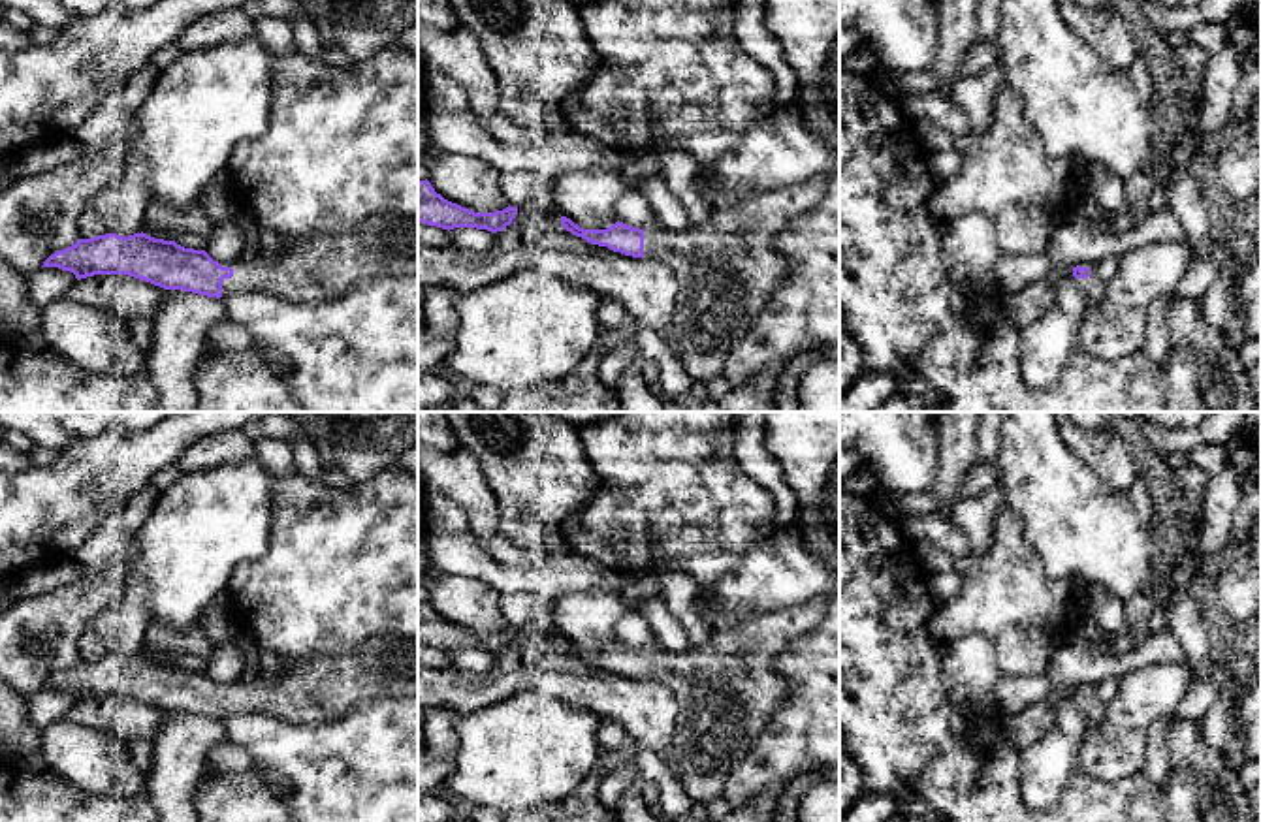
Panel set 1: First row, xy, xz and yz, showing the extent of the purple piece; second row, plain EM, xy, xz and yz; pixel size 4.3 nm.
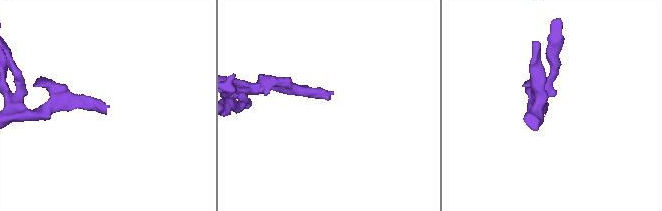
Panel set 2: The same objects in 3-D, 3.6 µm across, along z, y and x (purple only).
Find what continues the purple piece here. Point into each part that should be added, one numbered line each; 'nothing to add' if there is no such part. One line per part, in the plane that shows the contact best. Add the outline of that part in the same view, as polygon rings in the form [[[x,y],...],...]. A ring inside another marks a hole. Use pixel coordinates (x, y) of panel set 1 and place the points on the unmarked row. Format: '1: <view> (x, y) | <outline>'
1: xy (319, 689) | [[[380,636],[367,641],[363,647],[335,656],[314,655],[303,660],[290,660],[279,656],[277,662],[280,668],[279,679],[271,679],[267,673],[260,670],[260,673],[248,683],[237,681],[233,685],[220,685],[222,688],[233,690],[233,698],[222,702],[222,717],[235,713],[263,713],[286,720],[290,724],[312,726],[346,715],[361,700],[371,700],[378,696],[391,696],[391,698],[418,696],[418,640],[416,638]]]

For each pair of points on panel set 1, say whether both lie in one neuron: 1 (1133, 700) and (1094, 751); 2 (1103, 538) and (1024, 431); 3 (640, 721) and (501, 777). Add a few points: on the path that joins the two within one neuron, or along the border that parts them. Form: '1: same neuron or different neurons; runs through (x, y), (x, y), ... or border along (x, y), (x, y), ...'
1: same neuron; runs through (1130, 713), (1107, 738)
2: same neuron; runs through (1077, 512), (1036, 471), (1034, 458)
3: different neurons; border along (559, 702), (584, 708), (601, 719)

